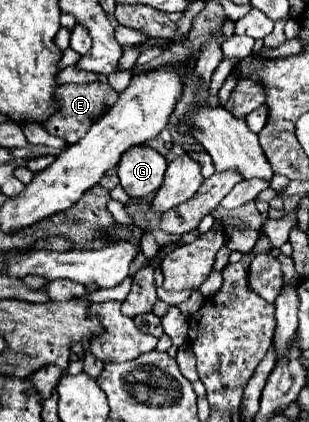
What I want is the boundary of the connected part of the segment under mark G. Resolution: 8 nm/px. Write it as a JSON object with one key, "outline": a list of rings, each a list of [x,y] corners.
{"outline":[[[131,147],[119,161],[119,181],[131,199],[141,199],[155,193],[163,185],[167,161],[155,149]]]}

